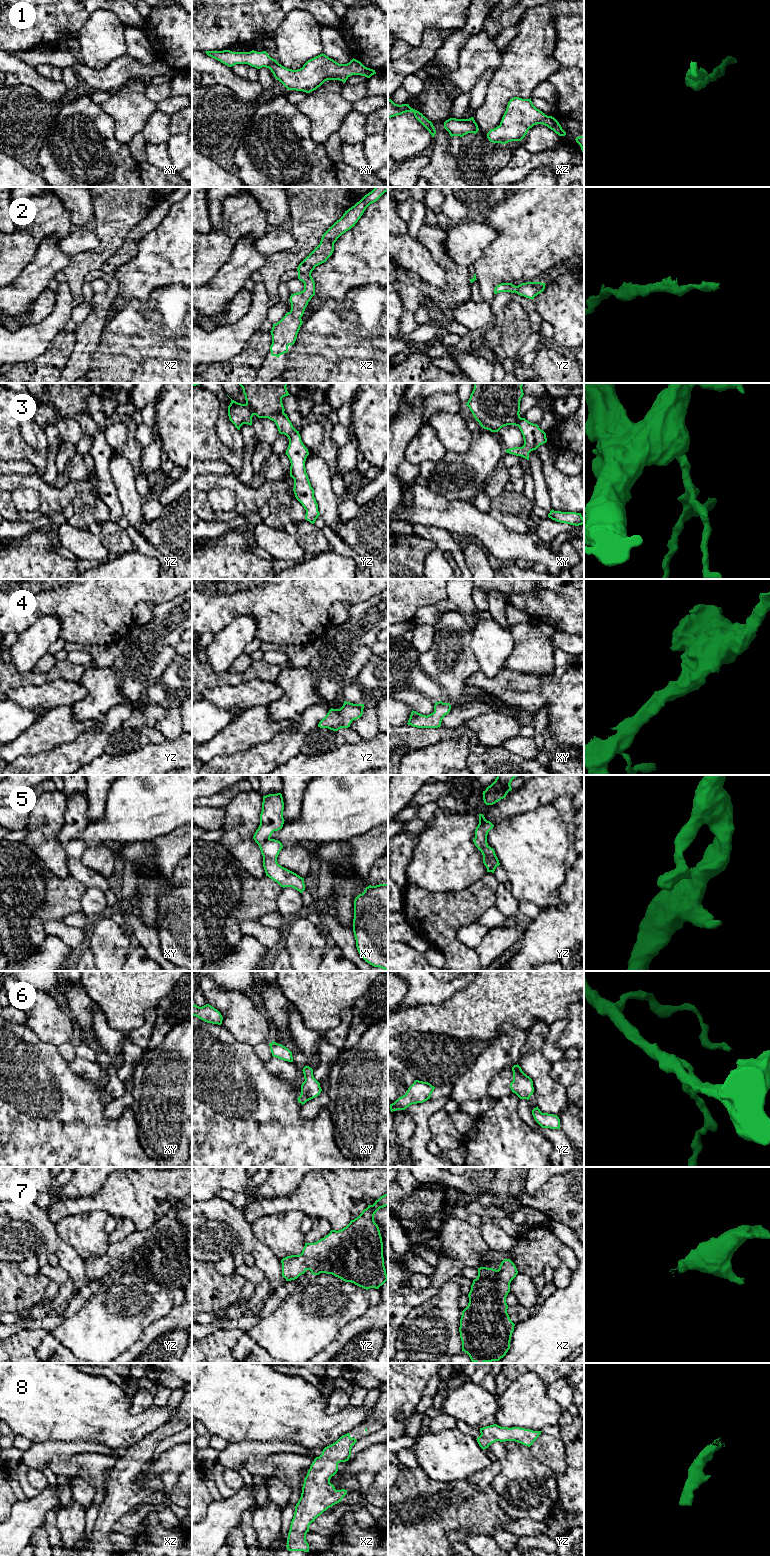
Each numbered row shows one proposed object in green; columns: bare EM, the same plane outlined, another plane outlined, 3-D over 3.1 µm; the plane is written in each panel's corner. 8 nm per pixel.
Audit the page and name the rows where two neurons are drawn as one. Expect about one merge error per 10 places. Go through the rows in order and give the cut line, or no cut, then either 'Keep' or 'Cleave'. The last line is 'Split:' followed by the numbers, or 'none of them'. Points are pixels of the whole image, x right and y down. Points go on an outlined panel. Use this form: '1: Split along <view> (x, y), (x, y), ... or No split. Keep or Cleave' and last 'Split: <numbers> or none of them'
1: No split. Keep
2: No split. Keep
3: No split. Keep
4: No split. Keep
5: No split. Keep
6: No split. Keep
7: No split. Keep
8: No split. Keep
Split: none of them

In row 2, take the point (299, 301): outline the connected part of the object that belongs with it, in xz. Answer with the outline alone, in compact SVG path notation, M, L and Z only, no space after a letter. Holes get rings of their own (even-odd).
M375 187L359 202L349 208L343 216L337 220L322 236L320 244L299 264L298 279L304 283L304 290L291 294L291 310L276 324L273 324L271 335L272 344L270 351L272 356L279 358L288 352L288 346L296 341L297 334L303 323L301 317L304 314L308 302L315 295L315 282L311 276L316 266L324 263L334 251L334 243L337 239L350 230L363 215L366 208L376 202L388 187Z

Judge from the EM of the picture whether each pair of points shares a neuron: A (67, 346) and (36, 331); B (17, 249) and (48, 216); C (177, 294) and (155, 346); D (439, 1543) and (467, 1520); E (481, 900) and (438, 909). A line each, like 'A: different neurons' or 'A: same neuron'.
A: different neurons
B: same neuron
C: same neuron
D: same neuron
E: same neuron

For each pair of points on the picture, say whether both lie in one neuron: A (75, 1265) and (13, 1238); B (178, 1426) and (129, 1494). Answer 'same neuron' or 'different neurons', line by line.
A: same neuron
B: same neuron

